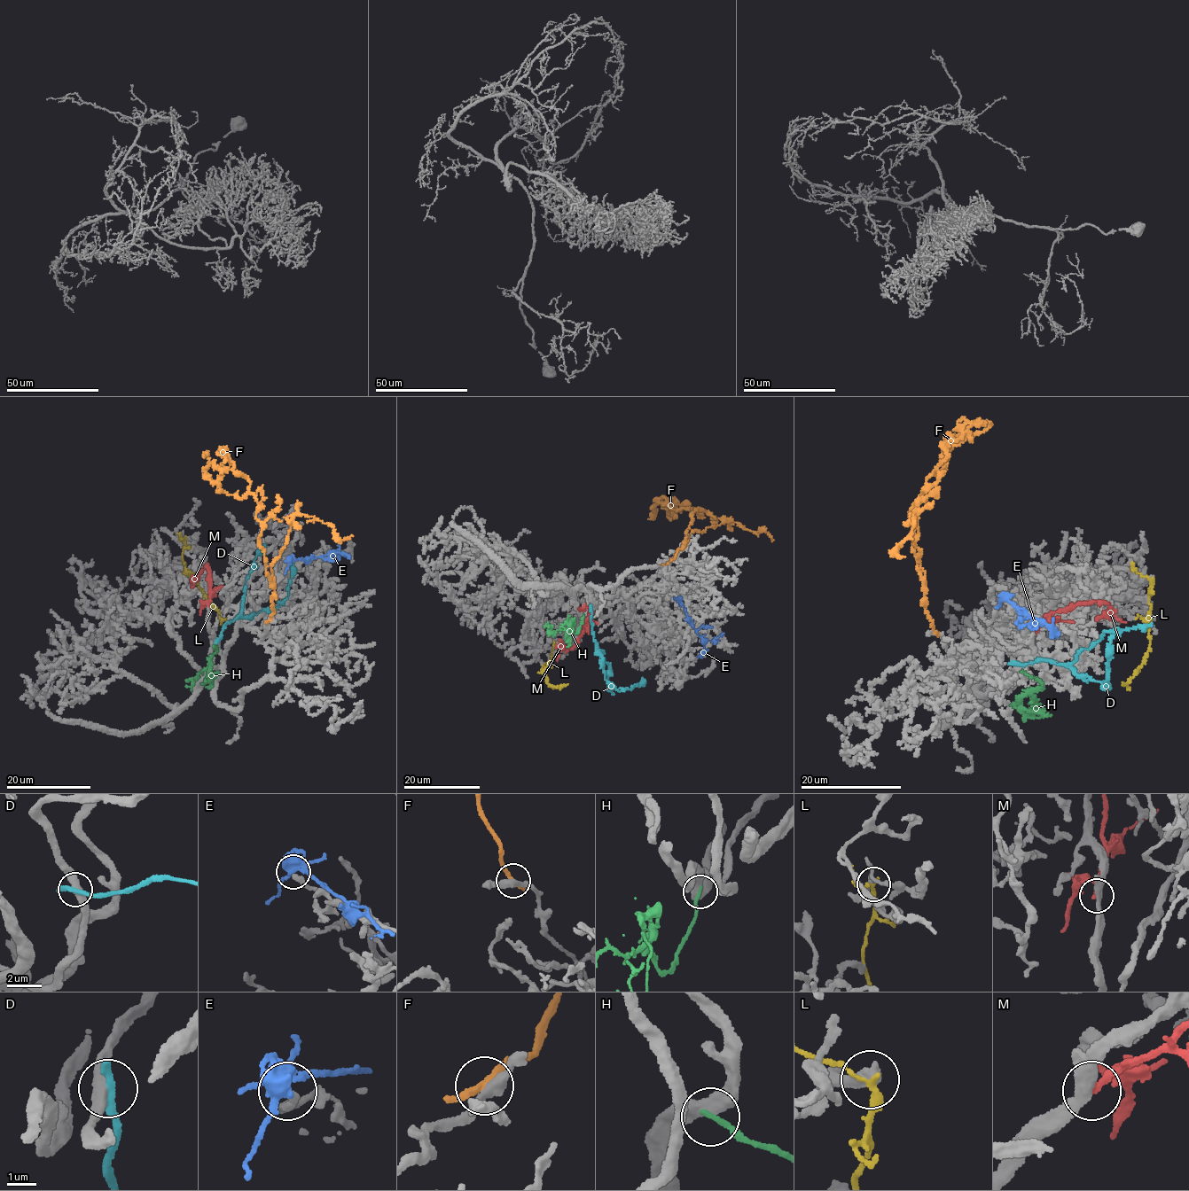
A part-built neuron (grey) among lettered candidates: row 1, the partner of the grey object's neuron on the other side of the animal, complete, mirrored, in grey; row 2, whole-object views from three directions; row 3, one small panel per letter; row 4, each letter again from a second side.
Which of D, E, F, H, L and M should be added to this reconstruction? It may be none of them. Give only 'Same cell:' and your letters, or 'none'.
Same cell: none

